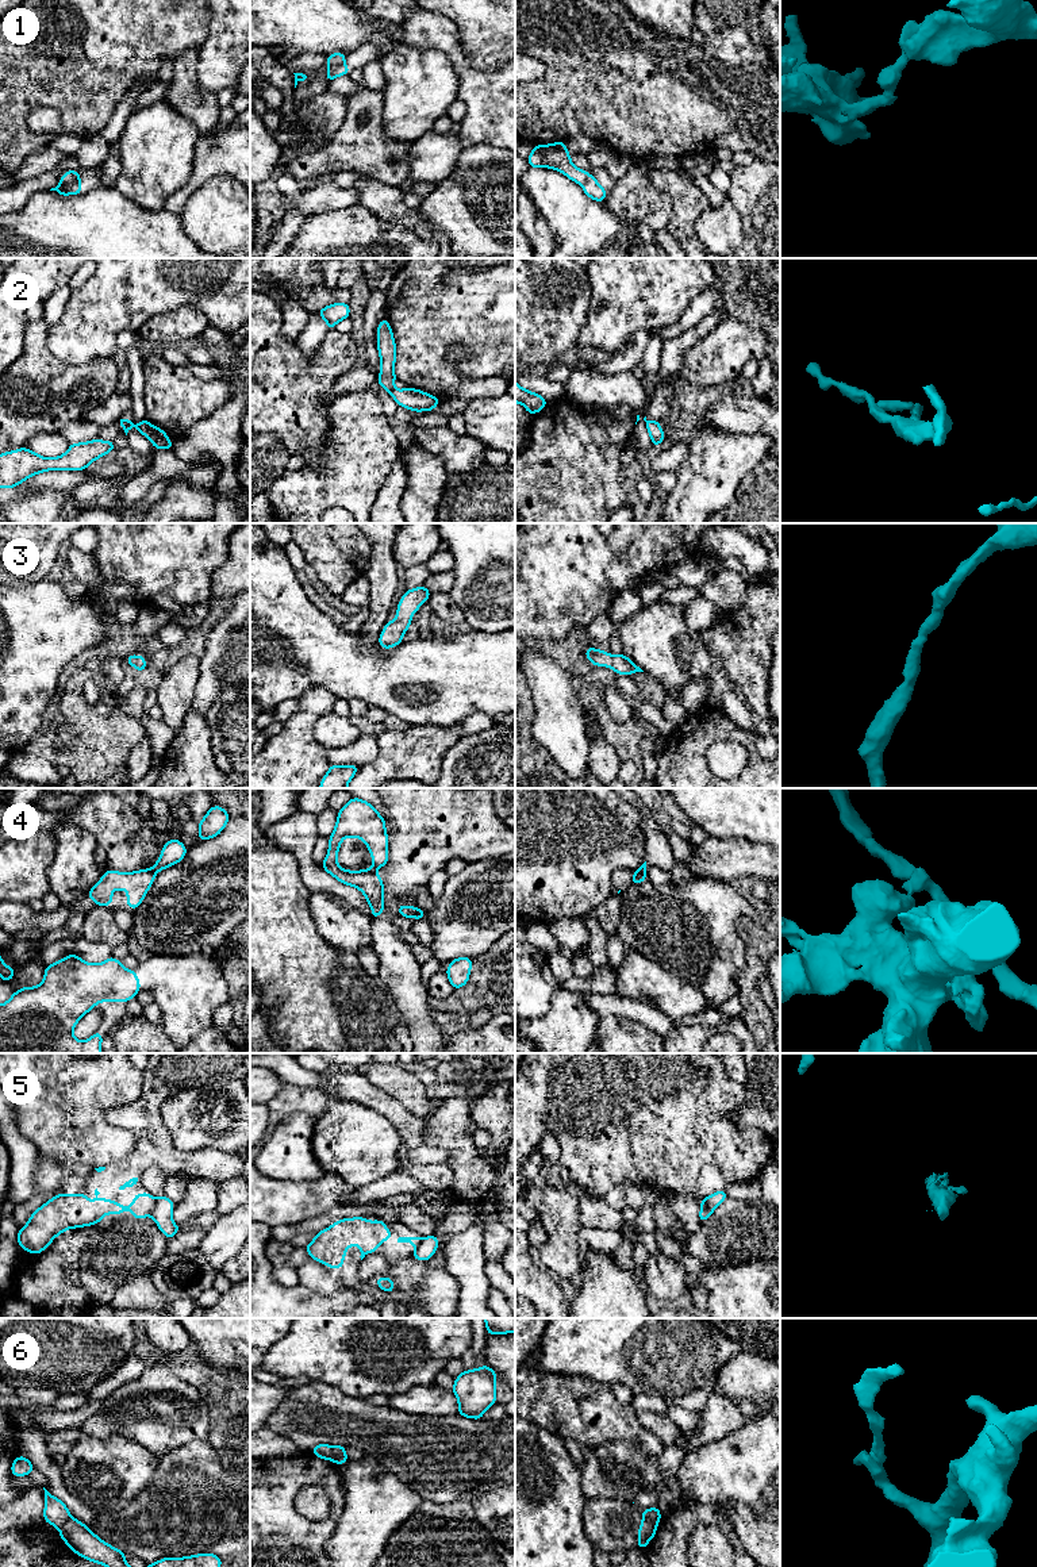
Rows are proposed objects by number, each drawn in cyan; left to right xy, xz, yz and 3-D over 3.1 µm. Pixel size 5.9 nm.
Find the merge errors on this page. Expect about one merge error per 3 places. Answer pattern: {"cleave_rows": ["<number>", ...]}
{"cleave_rows": ["1", "2", "4", "5", "6"]}

